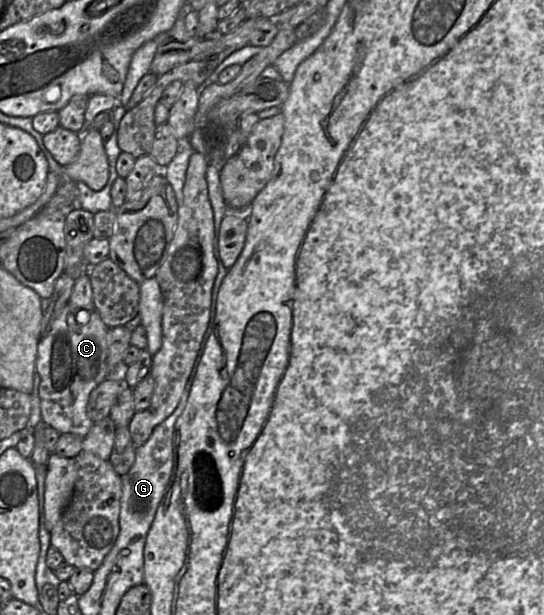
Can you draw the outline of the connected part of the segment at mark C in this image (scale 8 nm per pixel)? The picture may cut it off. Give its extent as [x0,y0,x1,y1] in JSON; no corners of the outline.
[36,304,109,437]

